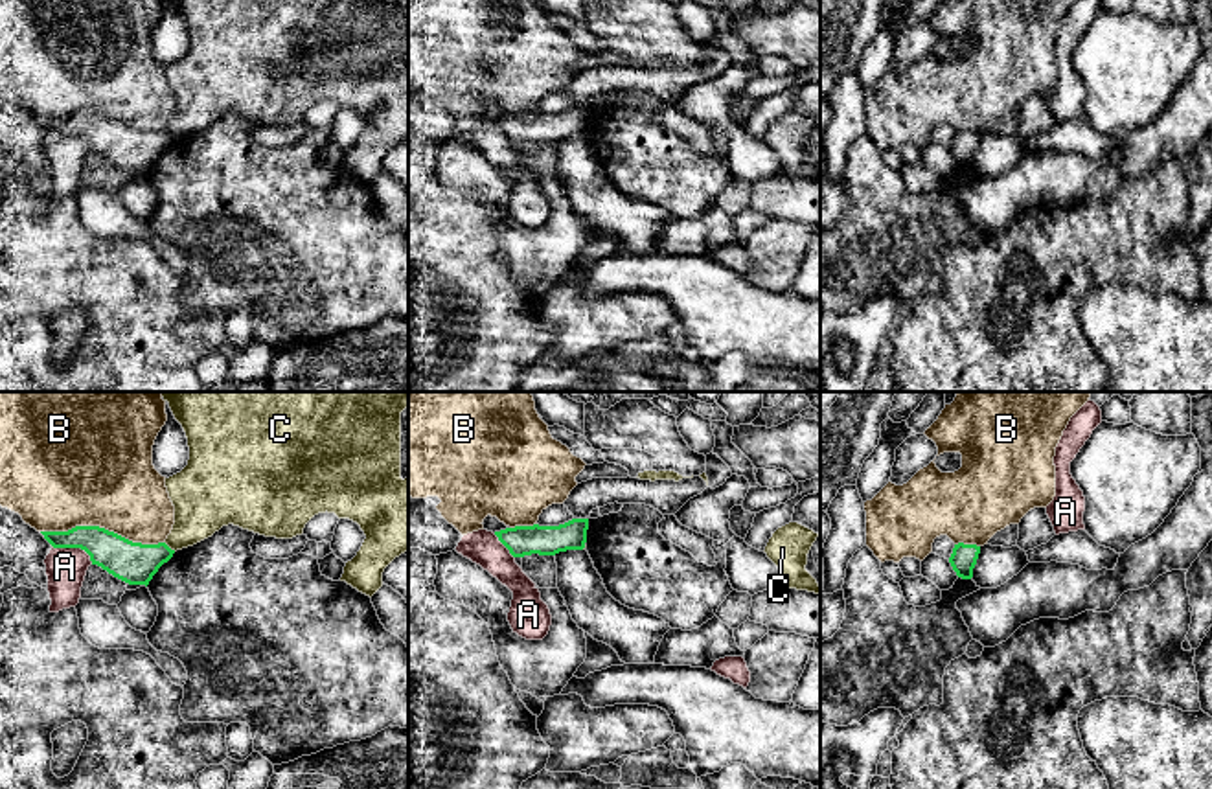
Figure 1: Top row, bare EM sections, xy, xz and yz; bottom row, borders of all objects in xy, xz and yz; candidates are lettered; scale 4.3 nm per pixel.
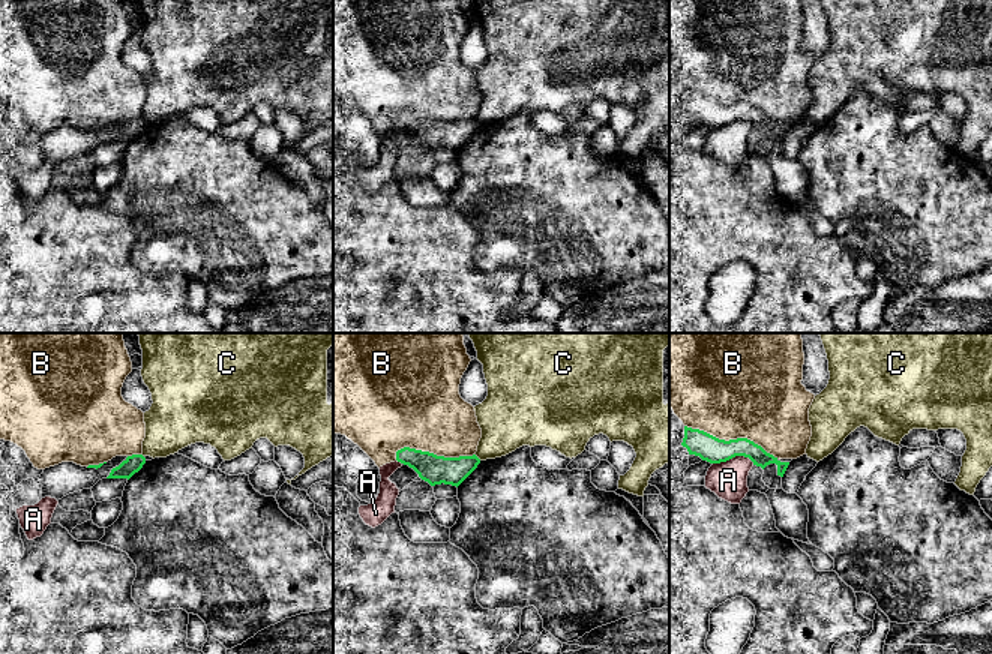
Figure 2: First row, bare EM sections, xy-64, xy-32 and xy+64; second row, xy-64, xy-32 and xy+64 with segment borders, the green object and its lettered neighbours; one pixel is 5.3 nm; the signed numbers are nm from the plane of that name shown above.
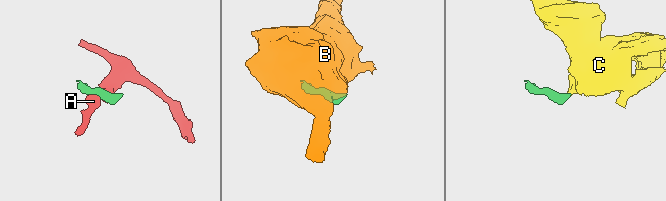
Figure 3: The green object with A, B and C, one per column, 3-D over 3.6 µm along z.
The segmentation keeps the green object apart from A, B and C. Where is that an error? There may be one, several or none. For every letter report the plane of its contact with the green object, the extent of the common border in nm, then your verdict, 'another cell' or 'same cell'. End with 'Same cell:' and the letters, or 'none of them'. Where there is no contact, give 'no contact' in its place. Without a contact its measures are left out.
A: contact in xy; length 190 nm; another cell
B: contact in xy; length 550 nm; another cell
C: contact in xy; length 70 nm; another cell
Same cell: none of them

